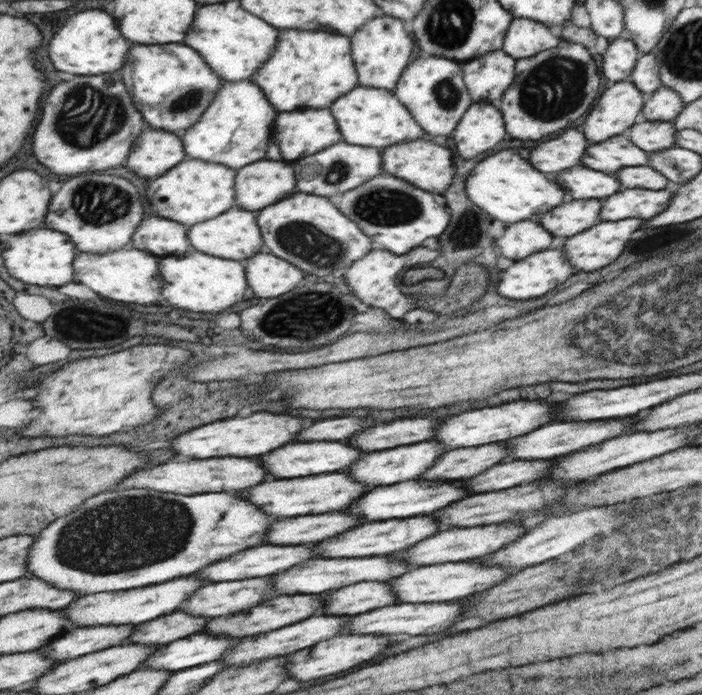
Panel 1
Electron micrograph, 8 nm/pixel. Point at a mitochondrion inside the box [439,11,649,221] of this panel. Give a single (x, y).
(555, 78)

